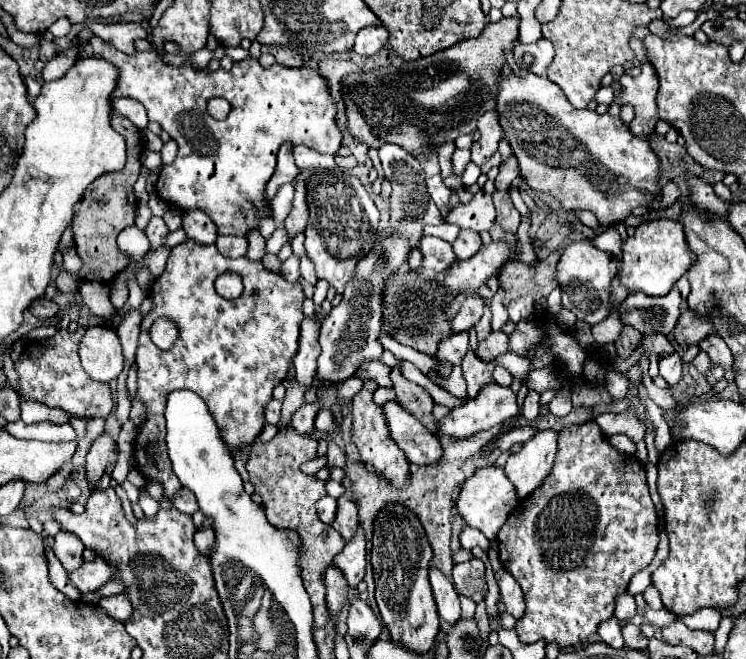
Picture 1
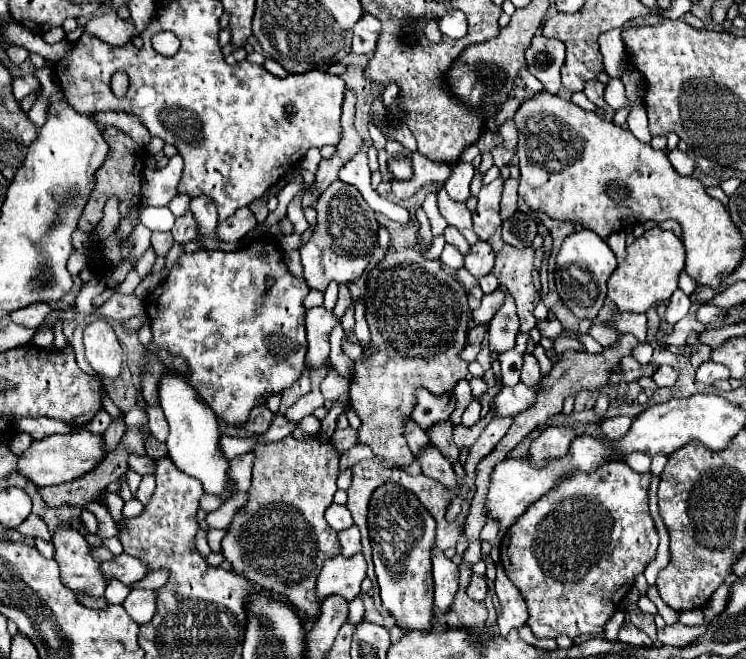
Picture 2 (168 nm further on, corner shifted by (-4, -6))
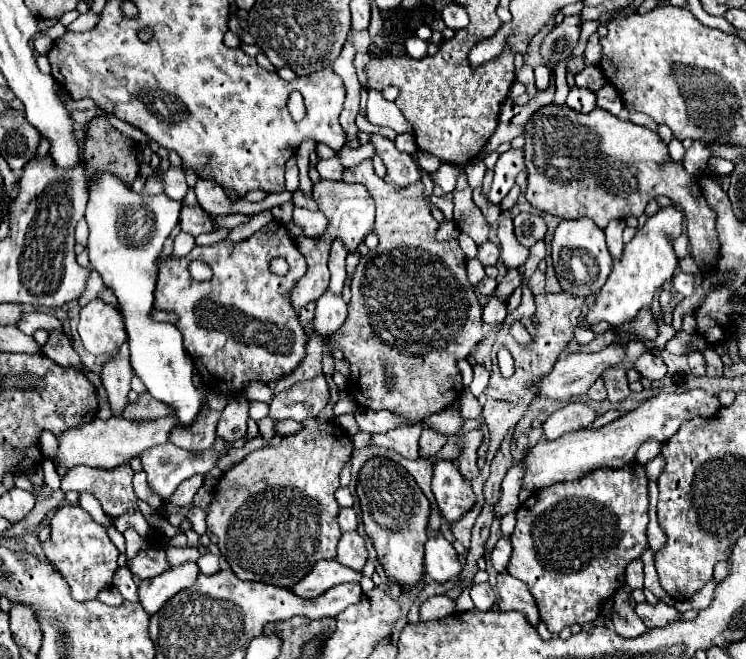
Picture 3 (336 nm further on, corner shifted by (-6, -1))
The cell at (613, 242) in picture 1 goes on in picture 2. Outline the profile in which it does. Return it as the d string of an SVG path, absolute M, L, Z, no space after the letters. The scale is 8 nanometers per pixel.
M614 232L608 236L608 246L612 248L612 252L616 254L618 262L622 262L626 258L626 234L624 232Z

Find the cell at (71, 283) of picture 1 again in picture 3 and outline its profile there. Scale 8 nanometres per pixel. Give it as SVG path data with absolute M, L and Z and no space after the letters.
M102 115L94 117L86 125L84 159L88 165L86 171L110 171L124 179L126 185L132 185L140 169L136 159L136 143L114 129Z

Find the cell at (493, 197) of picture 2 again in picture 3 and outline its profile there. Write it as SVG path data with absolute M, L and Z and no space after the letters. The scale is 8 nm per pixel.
M510 149L510 151L502 153L494 167L494 181L492 181L488 199L498 205L506 197L506 193L514 187L514 179L520 171L524 171L524 151Z

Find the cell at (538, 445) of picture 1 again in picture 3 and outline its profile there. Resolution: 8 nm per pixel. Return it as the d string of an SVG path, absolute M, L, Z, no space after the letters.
M572 401L562 409L554 411L544 423L544 435L548 441L554 441L570 431L578 431L590 427L598 413L584 401Z

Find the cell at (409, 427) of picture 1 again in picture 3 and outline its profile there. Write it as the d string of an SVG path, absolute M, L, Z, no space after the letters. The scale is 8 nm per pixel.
M448 459L436 461L434 477L432 477L432 493L440 507L442 517L448 523L456 523L462 519L476 501L472 487L464 481L456 465Z

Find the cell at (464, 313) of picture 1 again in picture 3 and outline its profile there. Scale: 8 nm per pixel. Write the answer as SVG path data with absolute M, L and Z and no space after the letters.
M510 269L500 279L494 295L500 297L500 299L508 299L514 293L514 289L518 289L520 285L522 285L522 271L520 269Z

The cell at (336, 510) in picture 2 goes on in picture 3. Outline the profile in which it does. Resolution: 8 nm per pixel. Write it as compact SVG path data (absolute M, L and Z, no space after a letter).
M350 507L350 509L340 509L340 529L346 533L346 531L356 531L358 527L358 519L356 519L356 511Z

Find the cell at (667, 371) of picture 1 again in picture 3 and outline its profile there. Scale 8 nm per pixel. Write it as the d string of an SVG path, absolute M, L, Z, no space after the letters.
M648 351L642 353L642 355L636 359L634 369L636 369L642 377L646 377L646 379L650 379L650 381L662 379L662 377L666 375L666 365L664 365L664 361L662 361L658 355L652 355L652 353L648 353Z

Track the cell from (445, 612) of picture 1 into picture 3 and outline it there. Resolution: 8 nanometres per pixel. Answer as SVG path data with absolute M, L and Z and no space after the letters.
M436 533L434 537L430 537L426 541L424 569L438 583L450 581L454 575L458 575L462 571L462 565L456 557L452 543L442 533Z

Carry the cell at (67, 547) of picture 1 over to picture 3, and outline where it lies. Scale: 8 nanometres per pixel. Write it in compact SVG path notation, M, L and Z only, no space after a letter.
M66 505L56 511L50 519L52 535L42 543L46 559L56 567L56 571L64 577L64 581L72 589L72 599L88 601L96 599L96 595L112 585L112 577L118 569L118 549L110 541L104 527L92 521L92 517L78 505Z

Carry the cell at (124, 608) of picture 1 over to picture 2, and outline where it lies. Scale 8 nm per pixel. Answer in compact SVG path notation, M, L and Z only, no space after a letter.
M132 590L122 602L122 606L126 608L128 616L136 620L136 624L146 624L154 616L154 600L156 600L154 590Z

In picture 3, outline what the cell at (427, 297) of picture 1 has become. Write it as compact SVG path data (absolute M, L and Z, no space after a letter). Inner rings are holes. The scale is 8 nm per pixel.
M370 159L362 161L360 165L356 165L356 167L352 167L352 169L346 169L344 175L342 175L342 181L346 181L346 183L362 183L362 185L368 189L368 193L374 197L374 201L376 201L376 223L374 223L372 233L378 235L378 241L380 241L380 243L378 243L378 247L376 247L374 251L370 251L368 255L360 257L360 261L358 261L358 265L356 265L356 271L354 271L354 277L352 277L352 299L350 299L350 303L348 303L348 317L346 317L344 325L340 327L340 331L334 331L332 335L328 335L328 337L324 339L324 345L326 345L328 349L332 349L332 351L334 351L334 349L340 349L340 351L344 353L344 359L350 363L348 389L352 391L352 395L354 395L354 399L356 399L356 403L358 403L360 407L366 407L366 409L373 411L390 409L390 411L394 411L394 413L398 413L398 415L408 417L410 421L420 421L420 419L424 419L424 417L430 417L432 413L438 413L438 411L446 409L448 405L456 403L456 399L460 397L460 393L462 393L464 387L462 387L462 375L460 375L460 369L456 367L456 363L458 363L460 359L466 359L466 357L470 355L472 347L484 339L484 333L482 333L482 305L480 305L478 299L476 299L474 287L468 283L468 277L466 277L466 257L464 257L464 253L462 253L458 241L456 241L456 239L450 239L450 241L442 241L442 243L440 243L440 241L436 239L436 231L438 231L440 225L438 225L438 221L432 217L430 205L428 205L428 201L424 199L424 185L422 185L422 181L416 181L416 183L412 183L412 185L408 185L408 187L396 191L392 183L380 179L380 177L374 173ZM386 373L390 373L390 375L394 377L394 385L392 385L392 387L386 387Z

